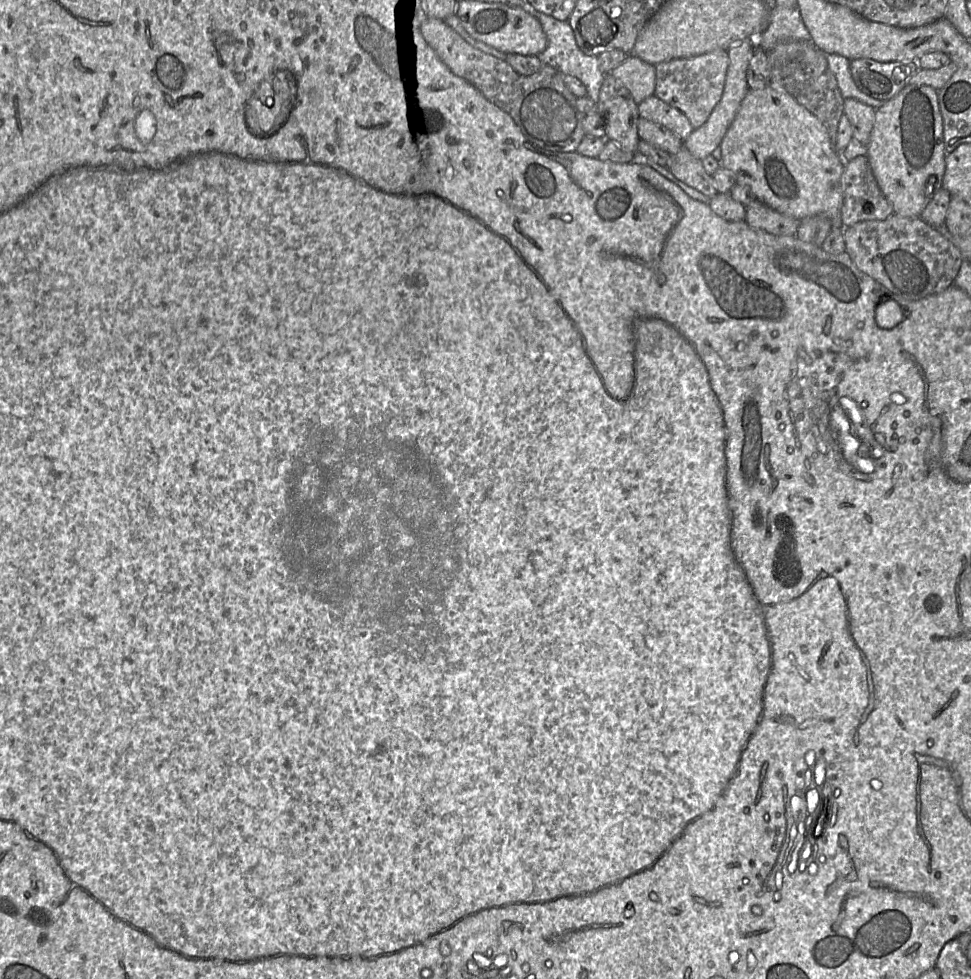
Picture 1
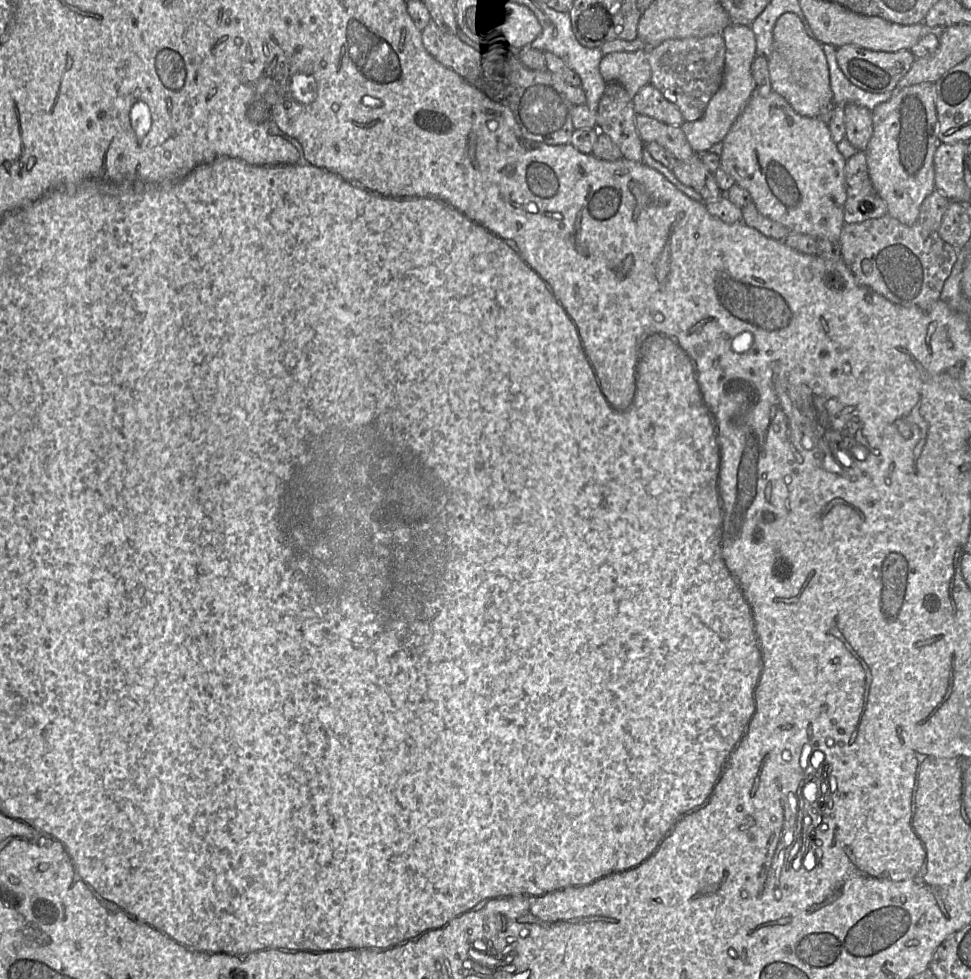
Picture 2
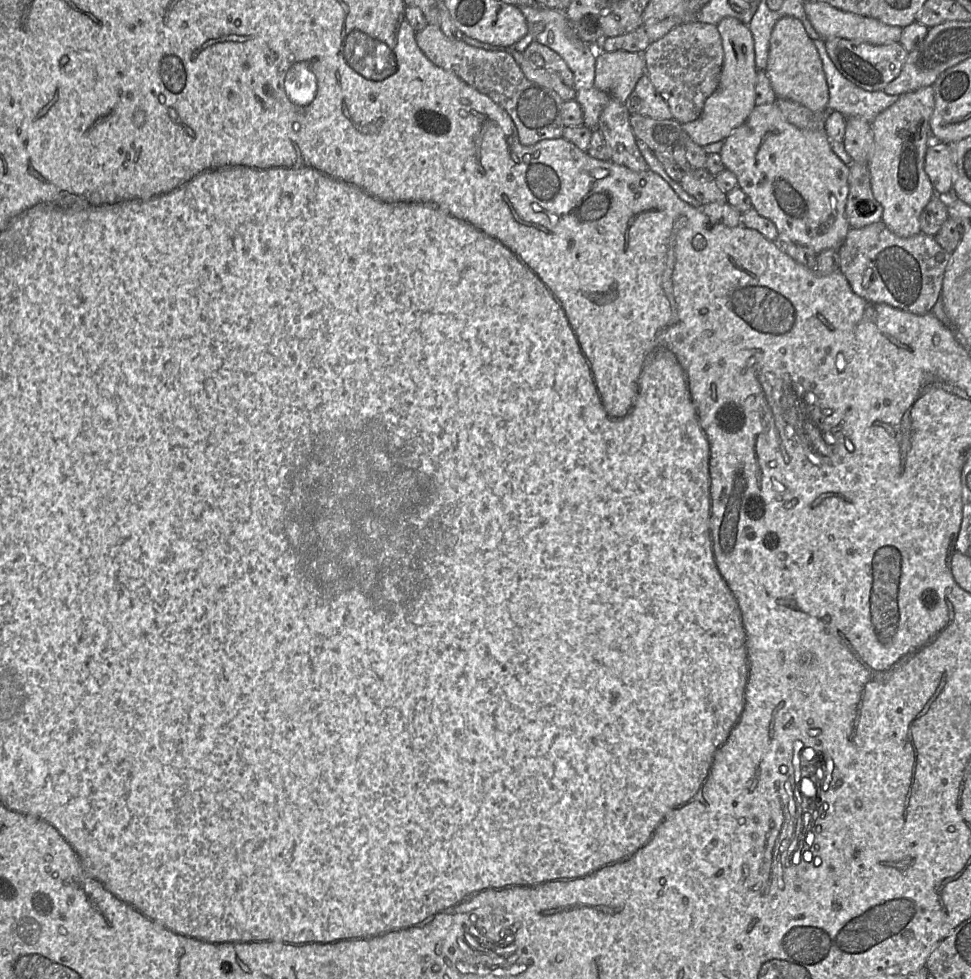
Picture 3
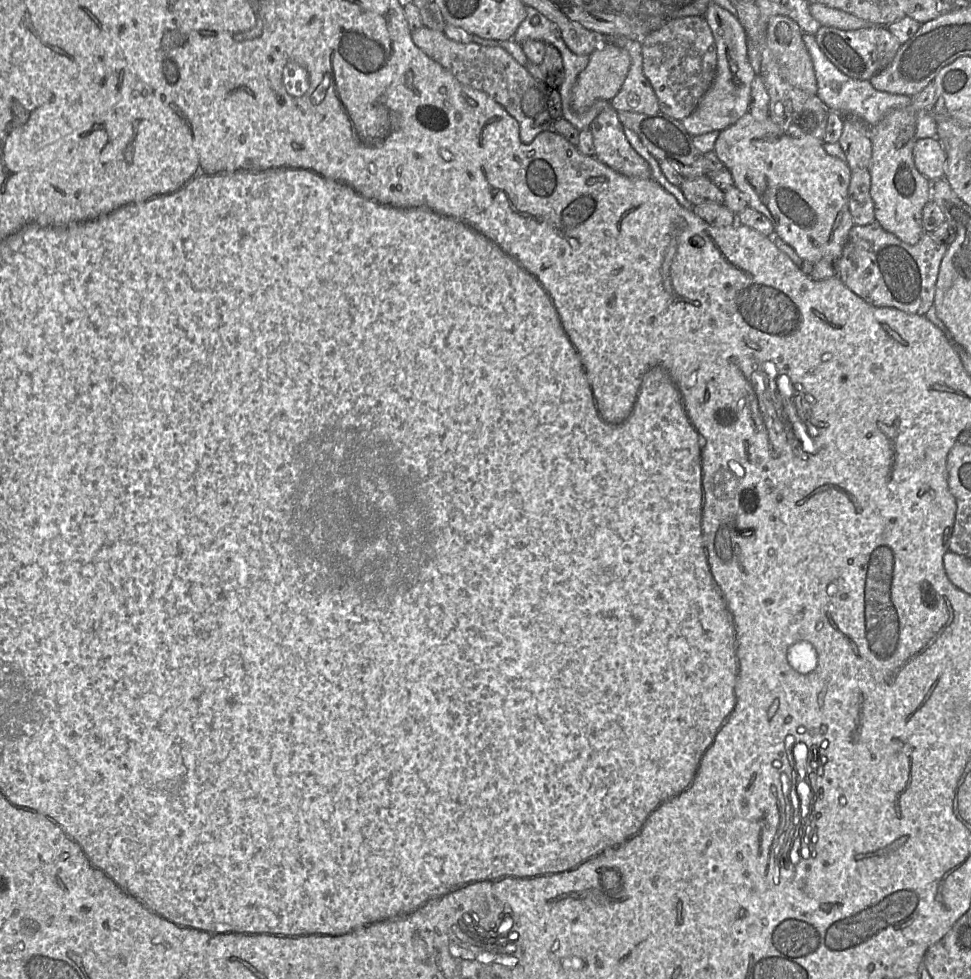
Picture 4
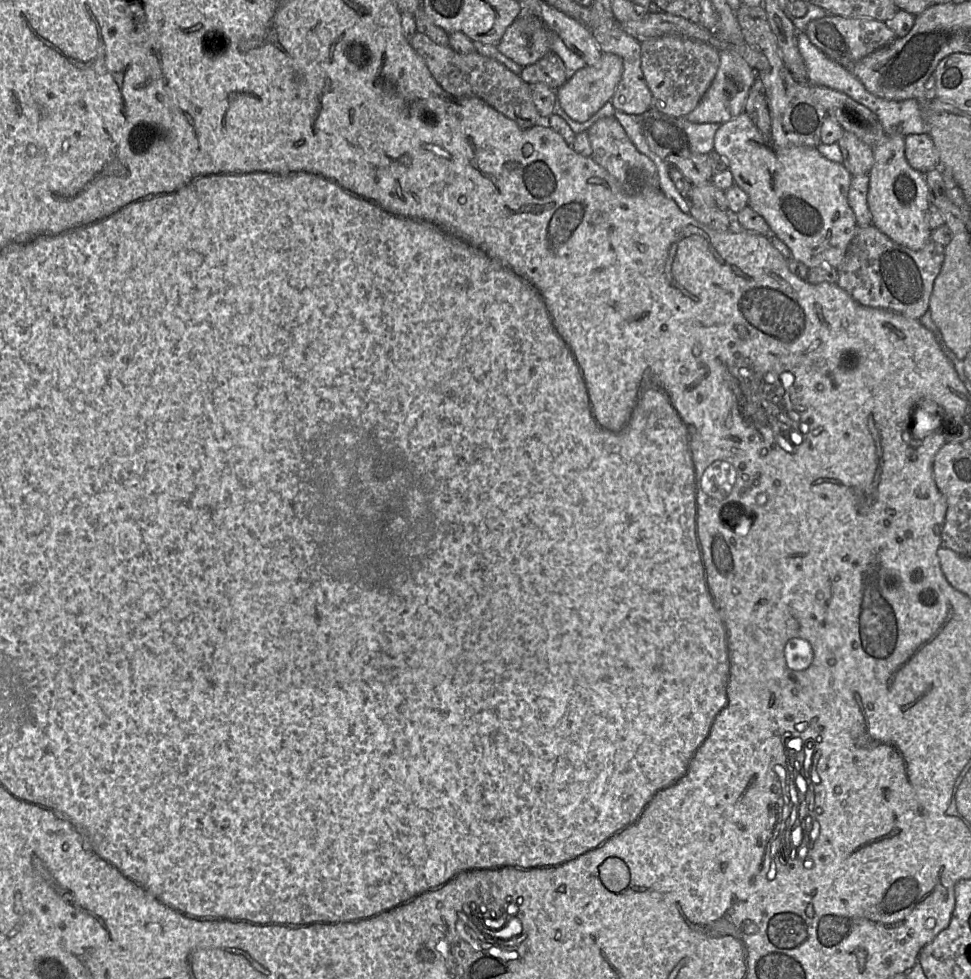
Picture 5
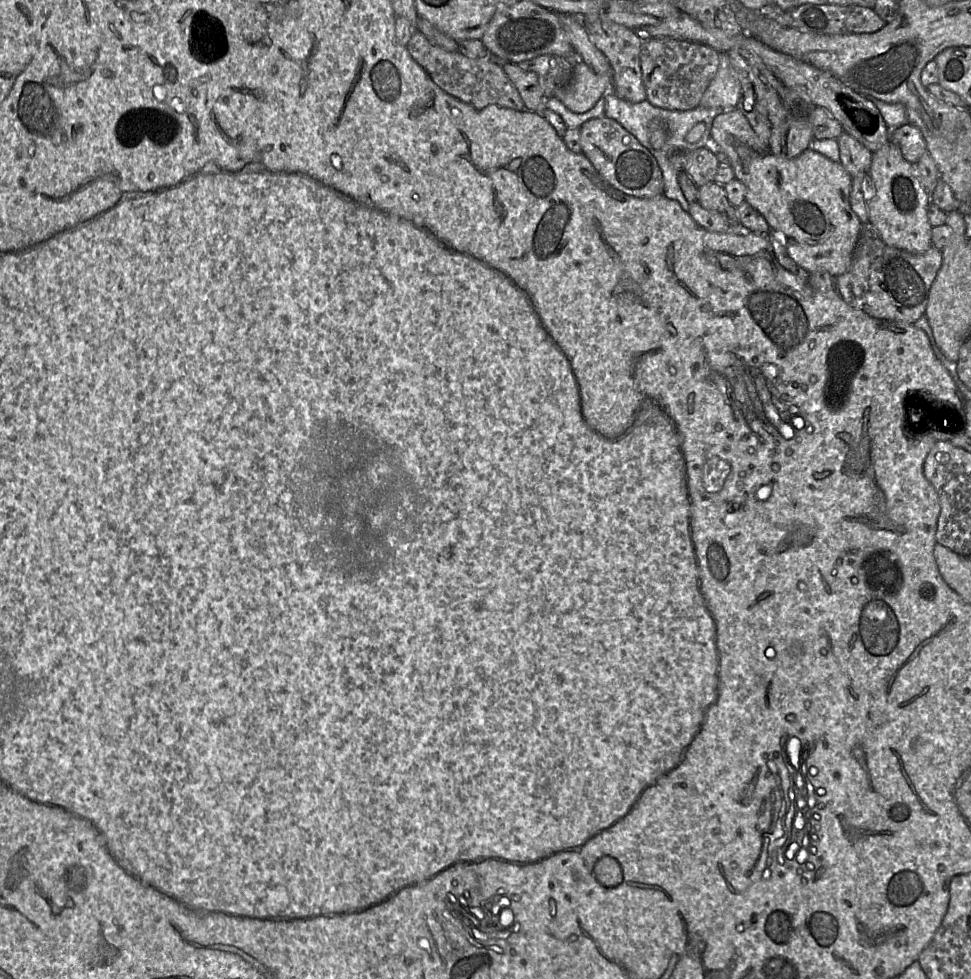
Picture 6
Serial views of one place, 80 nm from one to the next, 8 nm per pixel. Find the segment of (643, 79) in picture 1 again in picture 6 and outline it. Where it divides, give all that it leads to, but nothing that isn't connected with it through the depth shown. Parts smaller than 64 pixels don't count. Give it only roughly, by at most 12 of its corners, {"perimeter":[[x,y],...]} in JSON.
{"perimeter":[[579,61],[558,97],[582,114],[613,91],[610,74]]}

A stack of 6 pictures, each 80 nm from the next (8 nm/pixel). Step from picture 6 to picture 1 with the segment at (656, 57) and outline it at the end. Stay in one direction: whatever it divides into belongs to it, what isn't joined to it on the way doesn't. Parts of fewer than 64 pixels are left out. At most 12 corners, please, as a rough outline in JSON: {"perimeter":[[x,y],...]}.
{"perimeter":[[728,53],[655,65],[655,95],[694,129],[722,97]]}

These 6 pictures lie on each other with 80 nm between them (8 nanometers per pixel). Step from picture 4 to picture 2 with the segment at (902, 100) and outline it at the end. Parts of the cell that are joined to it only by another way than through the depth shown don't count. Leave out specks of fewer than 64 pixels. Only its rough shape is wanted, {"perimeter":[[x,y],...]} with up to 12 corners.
{"perimeter":[[821,45],[835,106],[873,111],[892,93],[870,93],[851,83],[838,65],[837,47]]}

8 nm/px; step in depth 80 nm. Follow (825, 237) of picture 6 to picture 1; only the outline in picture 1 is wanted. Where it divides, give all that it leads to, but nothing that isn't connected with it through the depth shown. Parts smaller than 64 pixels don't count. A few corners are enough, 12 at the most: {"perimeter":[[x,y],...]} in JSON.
{"perimeter":[[779,85],[748,90],[721,167],[756,200],[842,228],[845,161]]}

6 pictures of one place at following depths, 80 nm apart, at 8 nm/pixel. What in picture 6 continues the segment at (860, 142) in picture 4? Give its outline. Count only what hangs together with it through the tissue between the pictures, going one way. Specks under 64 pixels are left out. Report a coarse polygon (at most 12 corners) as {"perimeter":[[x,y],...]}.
{"perimeter":[[847,133],[840,164],[853,178],[868,173],[873,153]]}

